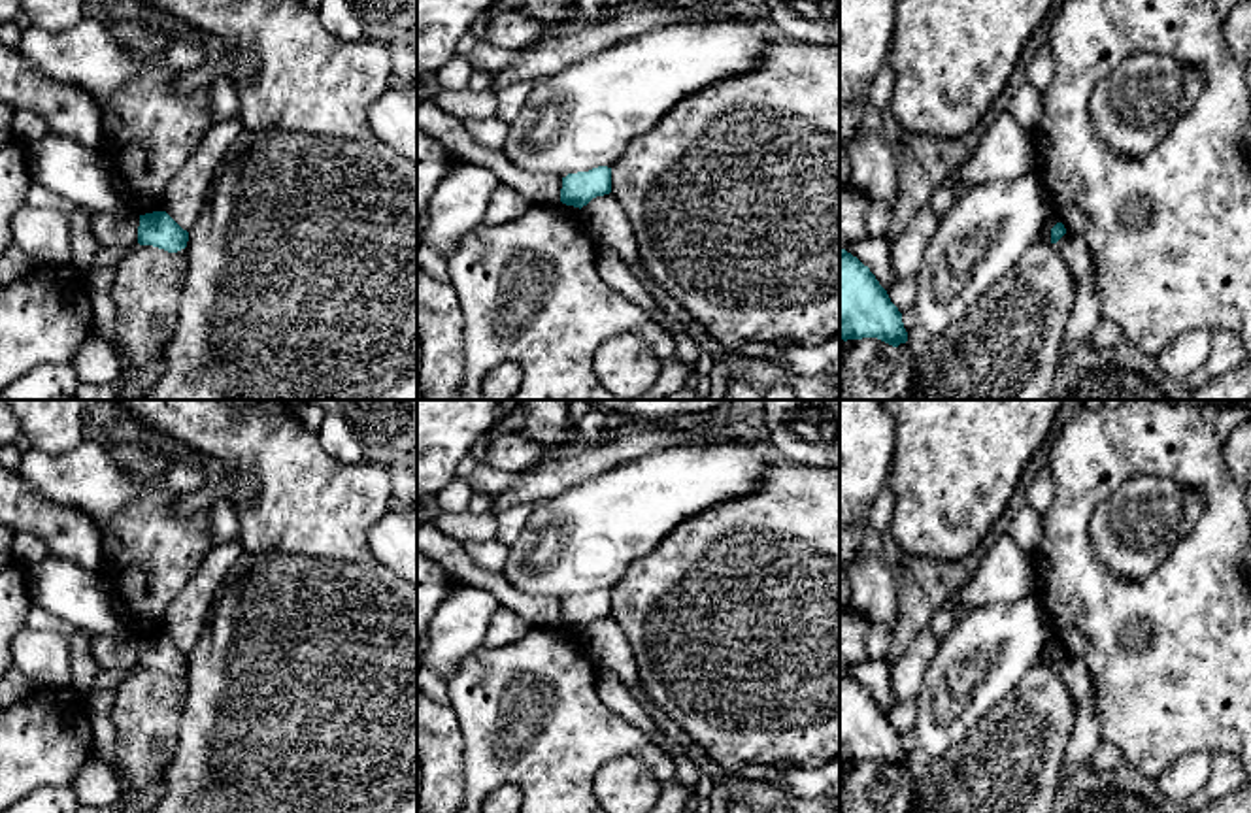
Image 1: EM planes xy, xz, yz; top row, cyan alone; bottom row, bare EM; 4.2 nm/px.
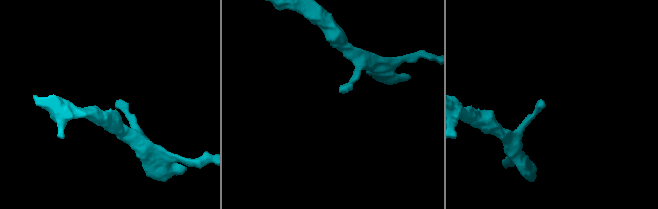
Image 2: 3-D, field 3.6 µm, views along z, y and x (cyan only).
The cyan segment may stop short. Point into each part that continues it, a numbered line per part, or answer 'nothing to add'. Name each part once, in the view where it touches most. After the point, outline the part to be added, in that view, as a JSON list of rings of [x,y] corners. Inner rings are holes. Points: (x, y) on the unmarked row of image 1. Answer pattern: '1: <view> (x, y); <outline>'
nothing to add

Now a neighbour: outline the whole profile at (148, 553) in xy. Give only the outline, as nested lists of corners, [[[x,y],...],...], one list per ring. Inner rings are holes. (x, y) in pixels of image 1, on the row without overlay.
[[[109,443],[104,449],[121,472],[147,481],[151,487],[106,524],[106,530],[102,532],[102,573],[121,596],[138,638],[162,634],[168,604],[215,547],[209,509],[189,519],[179,519],[175,515],[174,504],[181,494],[160,487],[160,479],[172,468],[166,455],[149,451],[138,443]]]

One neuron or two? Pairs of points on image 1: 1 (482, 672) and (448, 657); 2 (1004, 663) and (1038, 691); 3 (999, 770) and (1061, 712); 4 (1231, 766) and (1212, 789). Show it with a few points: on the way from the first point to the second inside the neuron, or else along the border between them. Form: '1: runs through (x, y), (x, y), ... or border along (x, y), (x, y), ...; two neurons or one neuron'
1: border along (483, 646), (446, 680); two neurons
2: border along (1038, 661), (991, 708); two neurons
3: runs through (1014, 755), (1046, 723); one neuron
4: runs through (1227, 772), (1217, 783); one neuron

